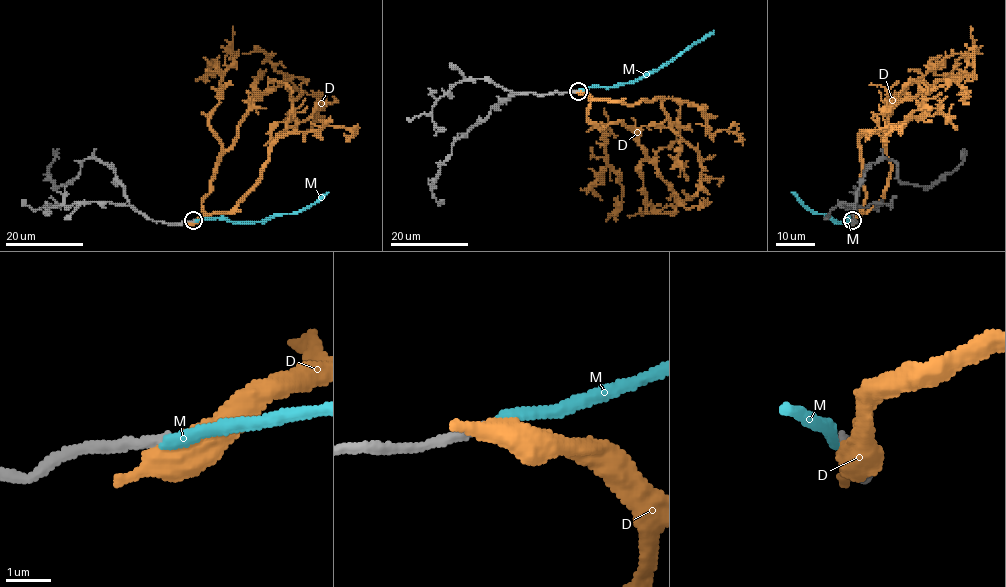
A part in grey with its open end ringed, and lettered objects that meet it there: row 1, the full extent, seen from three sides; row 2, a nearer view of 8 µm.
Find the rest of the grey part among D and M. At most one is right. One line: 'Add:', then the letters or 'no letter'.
Add: no letter

